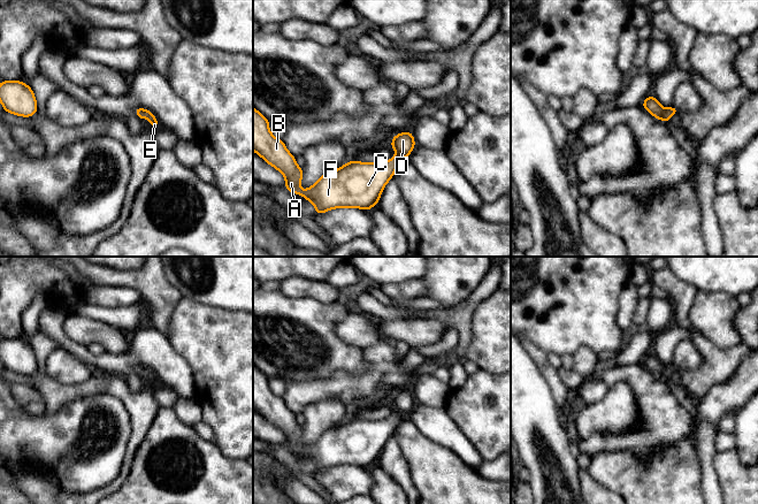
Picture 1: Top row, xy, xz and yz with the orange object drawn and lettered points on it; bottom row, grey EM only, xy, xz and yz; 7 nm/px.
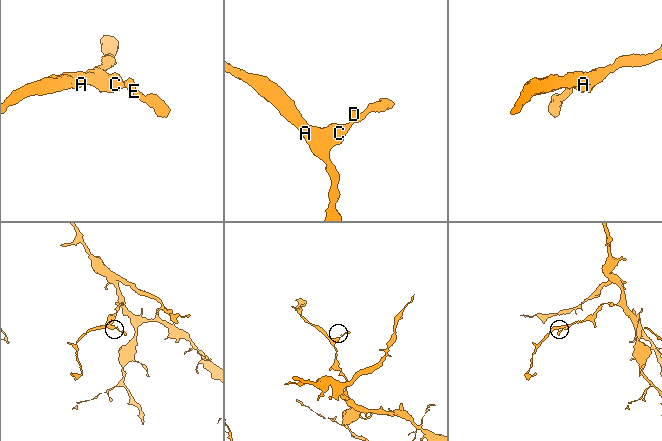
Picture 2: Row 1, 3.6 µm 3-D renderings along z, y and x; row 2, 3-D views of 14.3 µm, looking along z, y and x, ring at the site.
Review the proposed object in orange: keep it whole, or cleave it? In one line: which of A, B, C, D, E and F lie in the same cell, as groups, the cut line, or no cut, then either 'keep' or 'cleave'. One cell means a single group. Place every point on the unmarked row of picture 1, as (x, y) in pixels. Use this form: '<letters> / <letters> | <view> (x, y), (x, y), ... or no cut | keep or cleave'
A B C D E F | no cut | keep

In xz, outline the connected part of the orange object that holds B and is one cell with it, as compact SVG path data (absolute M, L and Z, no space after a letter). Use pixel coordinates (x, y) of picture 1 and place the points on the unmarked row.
M253 365L253 408L284 433L284 444L290 451L299 451L314 463L314 472L343 465L369 468L377 463L386 441L415 405L415 398L407 389L396 392L390 403L396 408L392 417L374 421L349 419L301 449L303 426L296 421L284 399L270 390L268 376Z

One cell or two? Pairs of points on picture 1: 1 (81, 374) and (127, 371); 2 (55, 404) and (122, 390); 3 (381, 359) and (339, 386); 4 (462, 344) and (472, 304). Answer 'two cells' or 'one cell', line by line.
1: two cells
2: one cell
3: one cell
4: one cell

